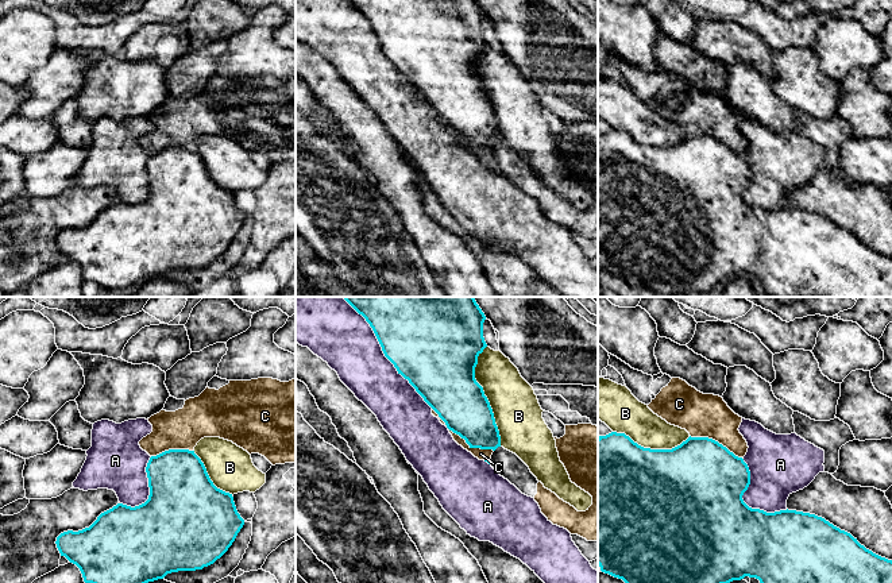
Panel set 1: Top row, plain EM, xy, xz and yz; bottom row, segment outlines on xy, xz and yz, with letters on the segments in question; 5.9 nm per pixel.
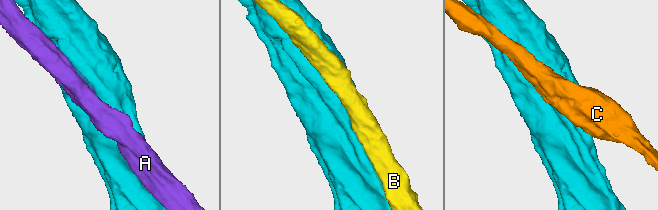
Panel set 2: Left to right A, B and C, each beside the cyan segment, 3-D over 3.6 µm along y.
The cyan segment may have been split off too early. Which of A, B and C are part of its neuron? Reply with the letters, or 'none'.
none

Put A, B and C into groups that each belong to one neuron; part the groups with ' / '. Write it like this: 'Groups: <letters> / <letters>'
Groups: A / B / C

